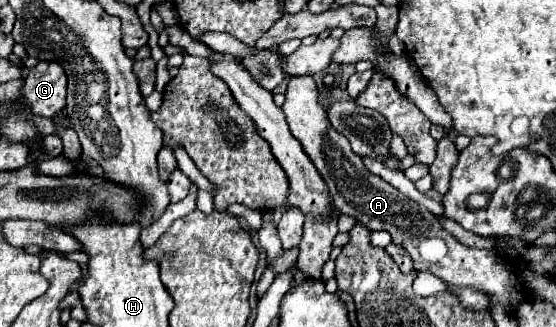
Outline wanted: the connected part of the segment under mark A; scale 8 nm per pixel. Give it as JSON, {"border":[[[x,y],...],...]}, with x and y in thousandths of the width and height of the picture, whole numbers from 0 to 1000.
{"border":[[[529,232],[522,245],[507,336],[514,349],[525,416],[543,440],[547,465],[590,563],[601,636],[612,654],[633,661],[640,679],[655,685],[665,703],[694,703],[705,722],[705,740],[727,752],[727,765],[737,777],[745,826],[773,832],[813,875],[842,875],[863,893],[888,899],[914,948],[932,942],[942,905],[932,887],[935,875],[917,807],[910,807],[885,765],[835,752],[795,697],[795,685],[777,648],[770,648],[752,618],[737,612],[730,593],[716,587],[683,538],[673,538],[655,508],[651,483],[629,459],[626,428],[612,416],[590,373],[586,336],[572,318],[572,275],[558,232]]]}

